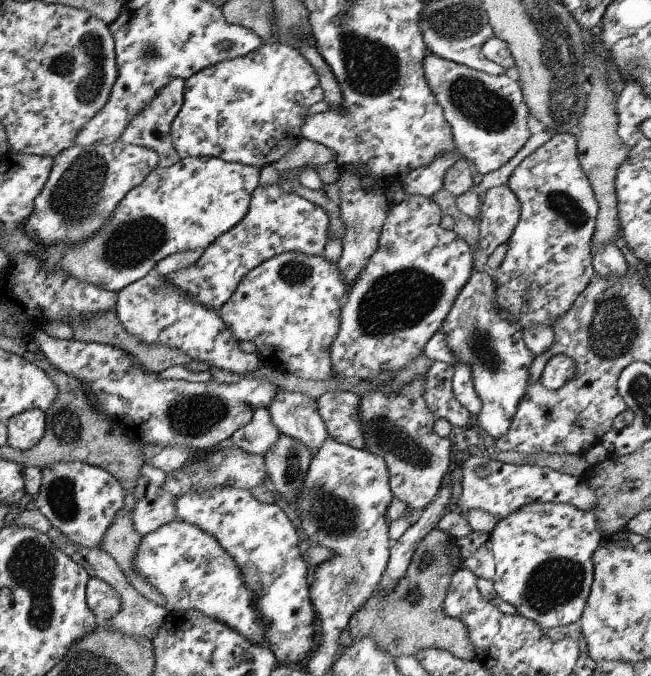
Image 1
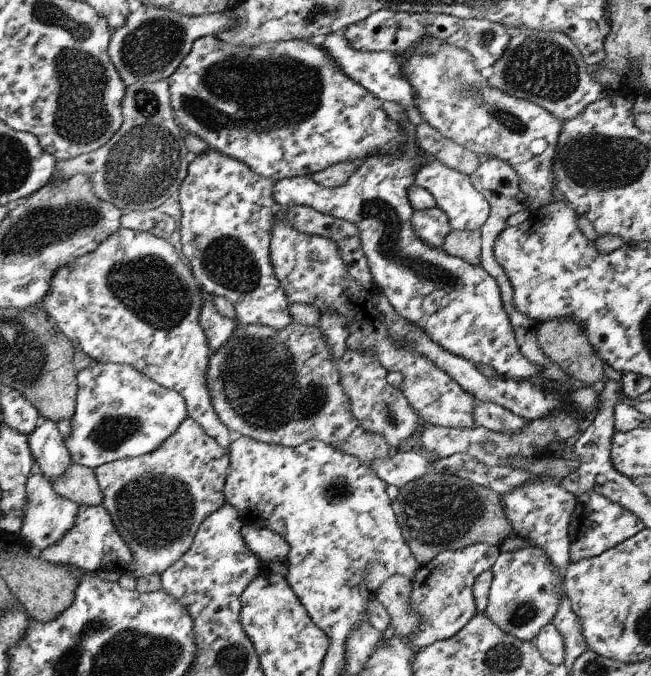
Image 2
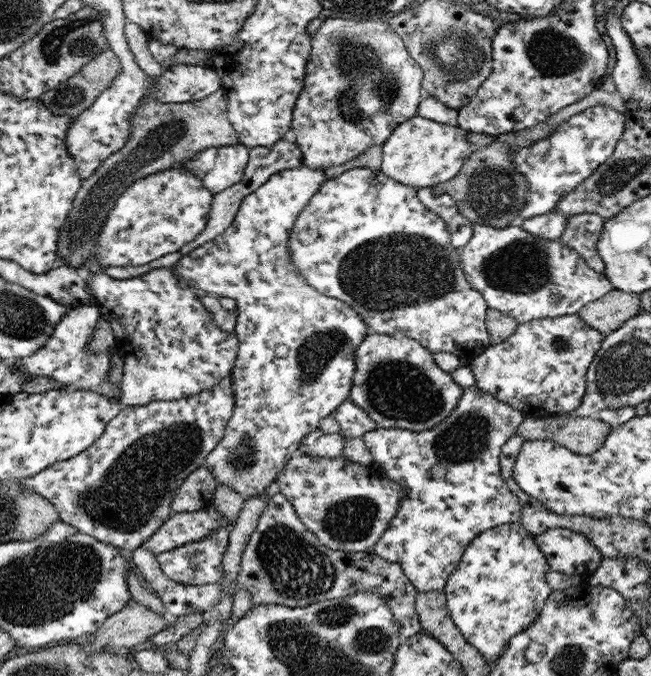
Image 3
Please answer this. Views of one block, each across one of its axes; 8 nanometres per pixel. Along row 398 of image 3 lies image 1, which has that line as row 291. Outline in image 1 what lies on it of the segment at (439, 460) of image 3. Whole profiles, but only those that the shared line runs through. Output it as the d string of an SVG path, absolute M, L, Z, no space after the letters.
M474 270L464 288L454 299L450 312L443 320L441 331L455 358L465 358L469 365L476 394L483 407L478 424L489 439L505 434L516 412L519 400L529 381L529 366L534 354L523 341L523 330L510 313L497 305L497 284L490 271Z

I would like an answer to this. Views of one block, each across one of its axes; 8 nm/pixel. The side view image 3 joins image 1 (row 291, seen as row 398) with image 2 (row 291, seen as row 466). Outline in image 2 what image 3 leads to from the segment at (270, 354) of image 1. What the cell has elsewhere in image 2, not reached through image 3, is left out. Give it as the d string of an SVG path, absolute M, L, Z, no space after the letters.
M208 147L198 156L193 156L179 188L179 201L182 218L180 220L180 242L182 258L190 264L190 270L201 288L213 297L223 296L235 306L236 323L284 328L294 321L288 305L289 298L282 290L270 262L271 243L275 215L286 212L273 197L275 180L258 176L246 163L237 158L222 154L218 149Z

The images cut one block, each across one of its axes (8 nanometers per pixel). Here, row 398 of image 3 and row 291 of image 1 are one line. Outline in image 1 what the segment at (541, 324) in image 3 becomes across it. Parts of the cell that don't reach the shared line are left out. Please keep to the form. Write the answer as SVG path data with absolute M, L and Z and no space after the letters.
M574 132L552 136L518 164L506 184L519 200L521 211L518 224L508 239L504 260L492 274L497 284L497 305L509 312L522 330L530 325L551 326L554 319L570 310L590 279L596 276L592 266L591 238L599 204L581 167Z

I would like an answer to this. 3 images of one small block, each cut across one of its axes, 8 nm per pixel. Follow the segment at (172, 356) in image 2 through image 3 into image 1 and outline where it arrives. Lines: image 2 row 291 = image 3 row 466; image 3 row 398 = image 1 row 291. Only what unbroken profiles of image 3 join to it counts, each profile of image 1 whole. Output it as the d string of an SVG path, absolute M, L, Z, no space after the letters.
M279 182L258 187L252 195L246 216L228 232L221 234L189 267L168 273L165 280L203 307L219 311L231 299L238 283L261 262L294 251L323 256L329 240L329 218L323 208L294 193L285 194Z

